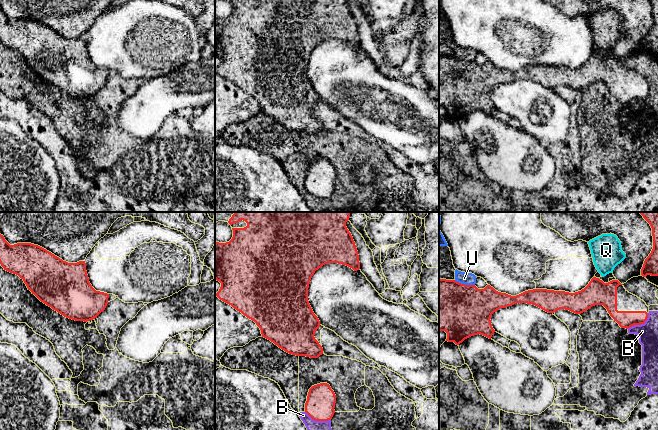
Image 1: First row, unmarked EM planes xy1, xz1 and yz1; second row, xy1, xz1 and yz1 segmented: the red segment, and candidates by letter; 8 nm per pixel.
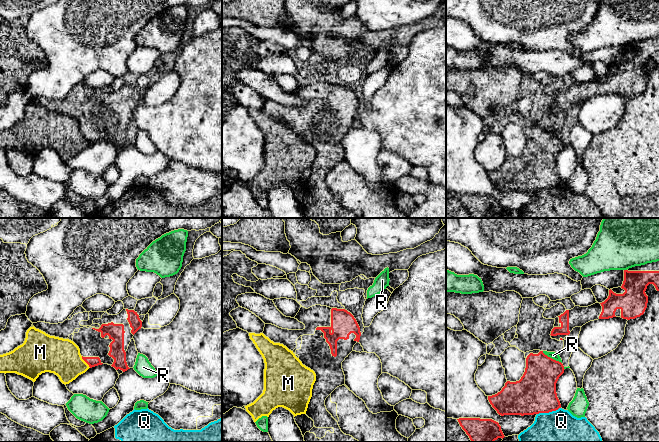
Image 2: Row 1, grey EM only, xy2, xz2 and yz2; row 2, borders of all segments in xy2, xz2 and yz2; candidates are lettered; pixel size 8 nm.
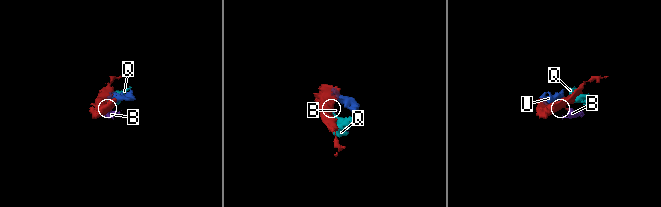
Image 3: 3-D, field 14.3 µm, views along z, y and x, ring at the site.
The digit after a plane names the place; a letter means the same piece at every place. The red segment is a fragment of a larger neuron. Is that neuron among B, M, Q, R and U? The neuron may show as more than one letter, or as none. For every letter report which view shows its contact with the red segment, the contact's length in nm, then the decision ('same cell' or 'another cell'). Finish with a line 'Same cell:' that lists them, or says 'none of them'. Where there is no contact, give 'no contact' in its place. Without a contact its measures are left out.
B: meets red in yz1; contact 220 nm long; another cell
M: meets red in xy2; contact 120 nm long; another cell
Q: meets red in yz2; contact 200 nm long; another cell
R: meets red in yz2; contact 190 nm long; another cell
U: meets red in yz1; contact 170 nm long; another cell
Same cell: none of them

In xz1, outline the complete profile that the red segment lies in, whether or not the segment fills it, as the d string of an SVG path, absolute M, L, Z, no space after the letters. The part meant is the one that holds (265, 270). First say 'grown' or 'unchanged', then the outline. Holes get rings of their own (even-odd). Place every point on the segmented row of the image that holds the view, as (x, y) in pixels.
grown | M215 212L215 223L228 222L233 230L229 242L215 241L215 279L221 283L215 294L260 328L262 337L285 352L318 358L323 348L315 339L320 321L308 301L308 288L315 271L328 263L360 269L359 255L353 237L346 227L350 212Z

